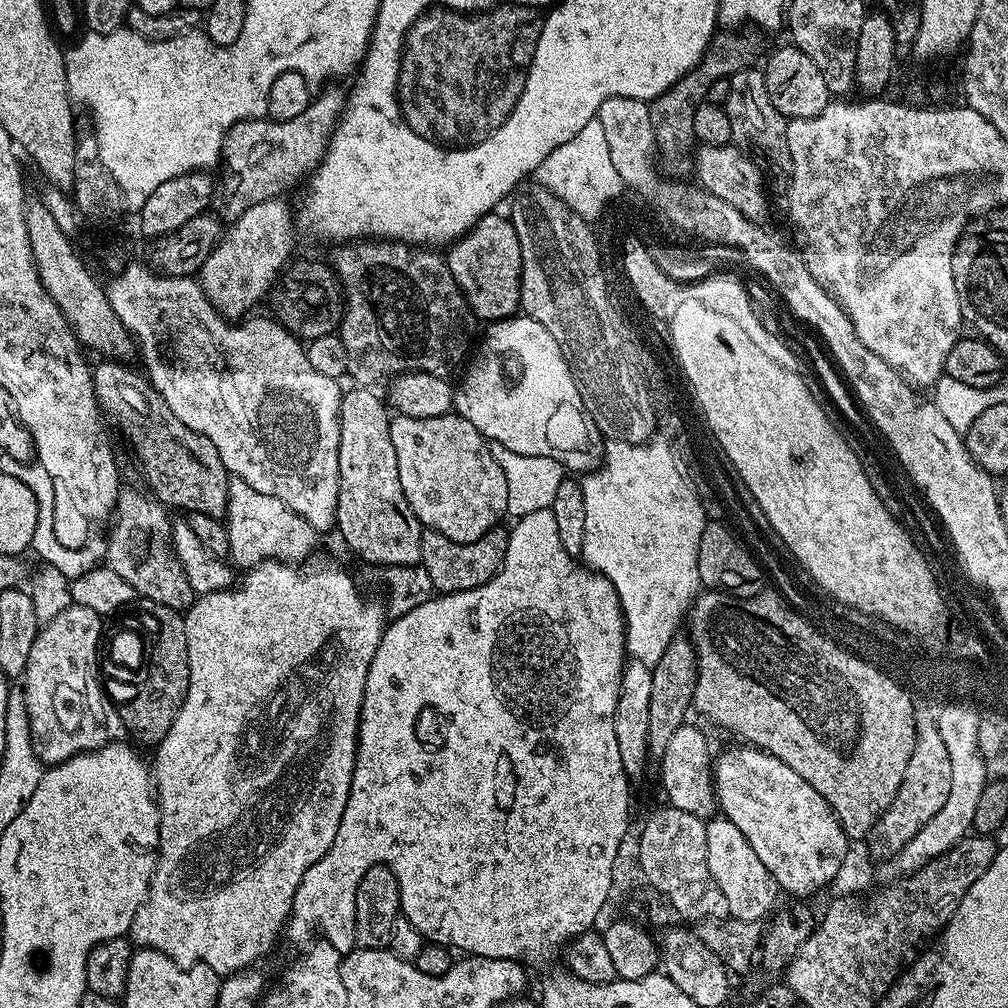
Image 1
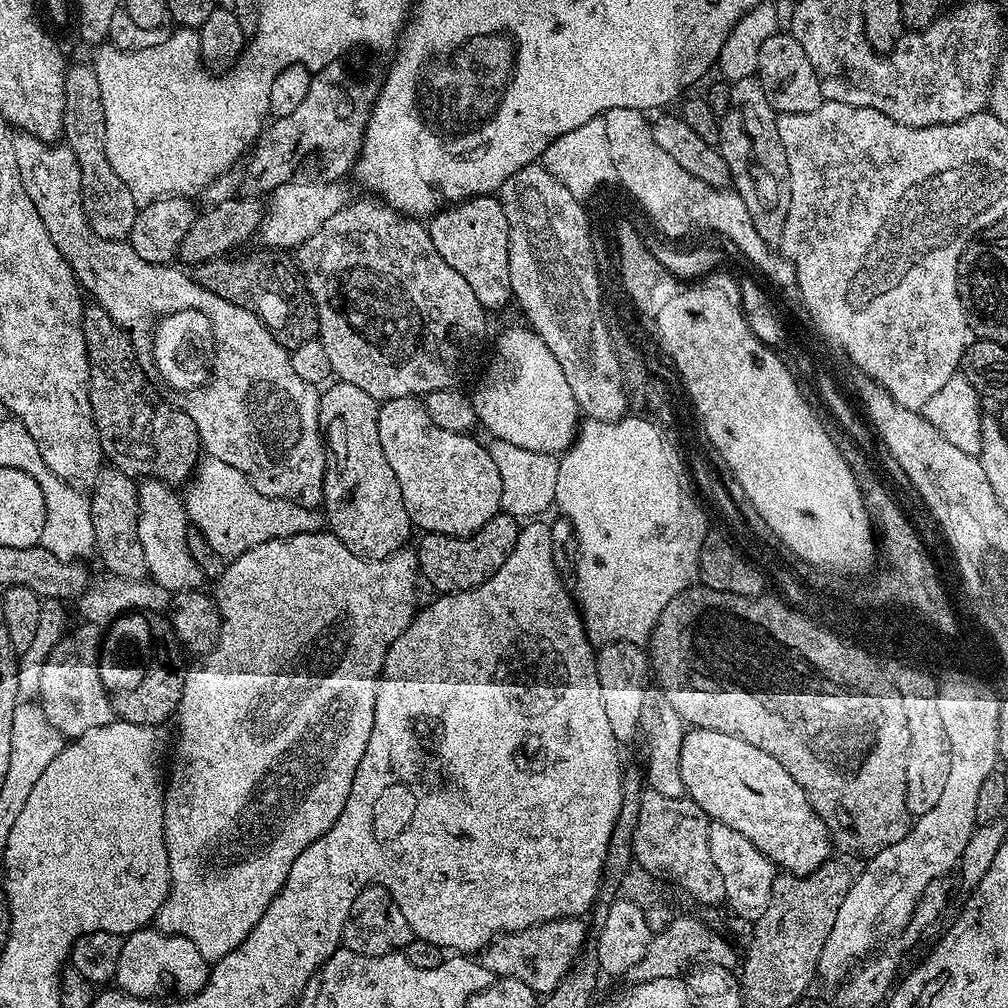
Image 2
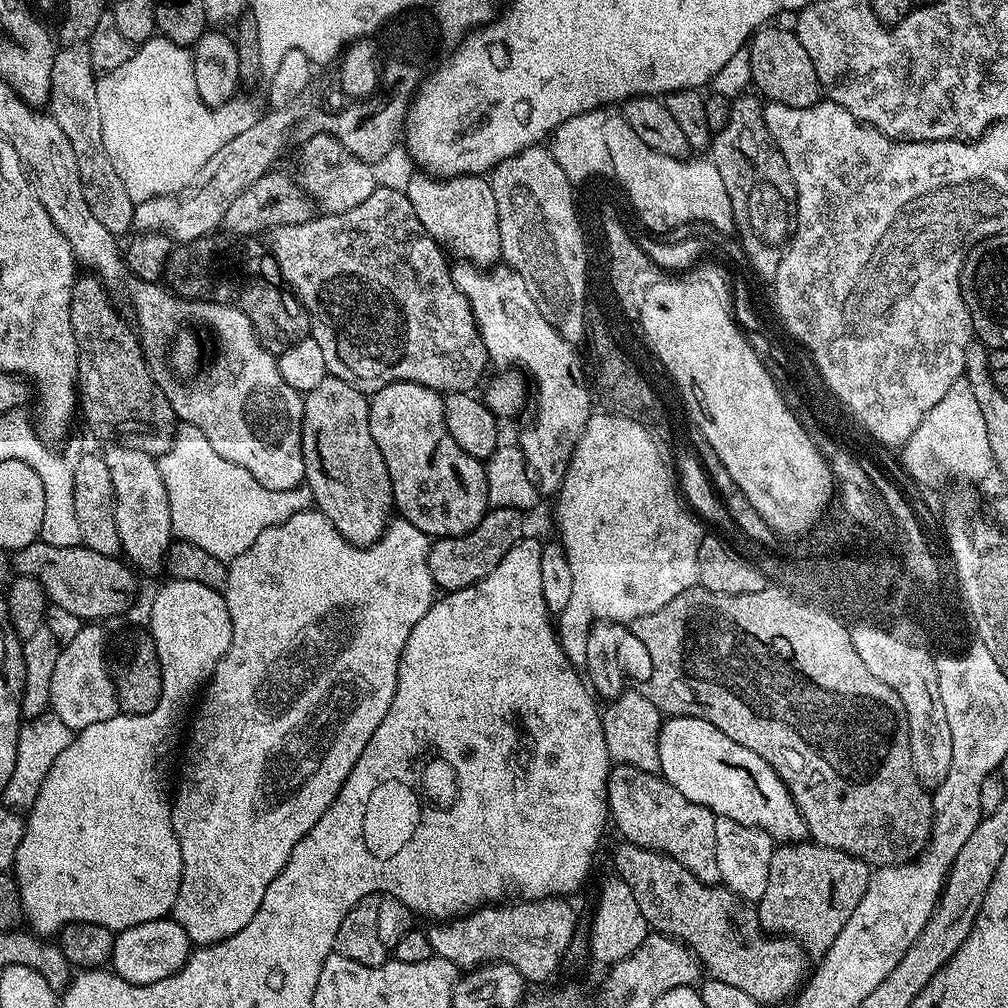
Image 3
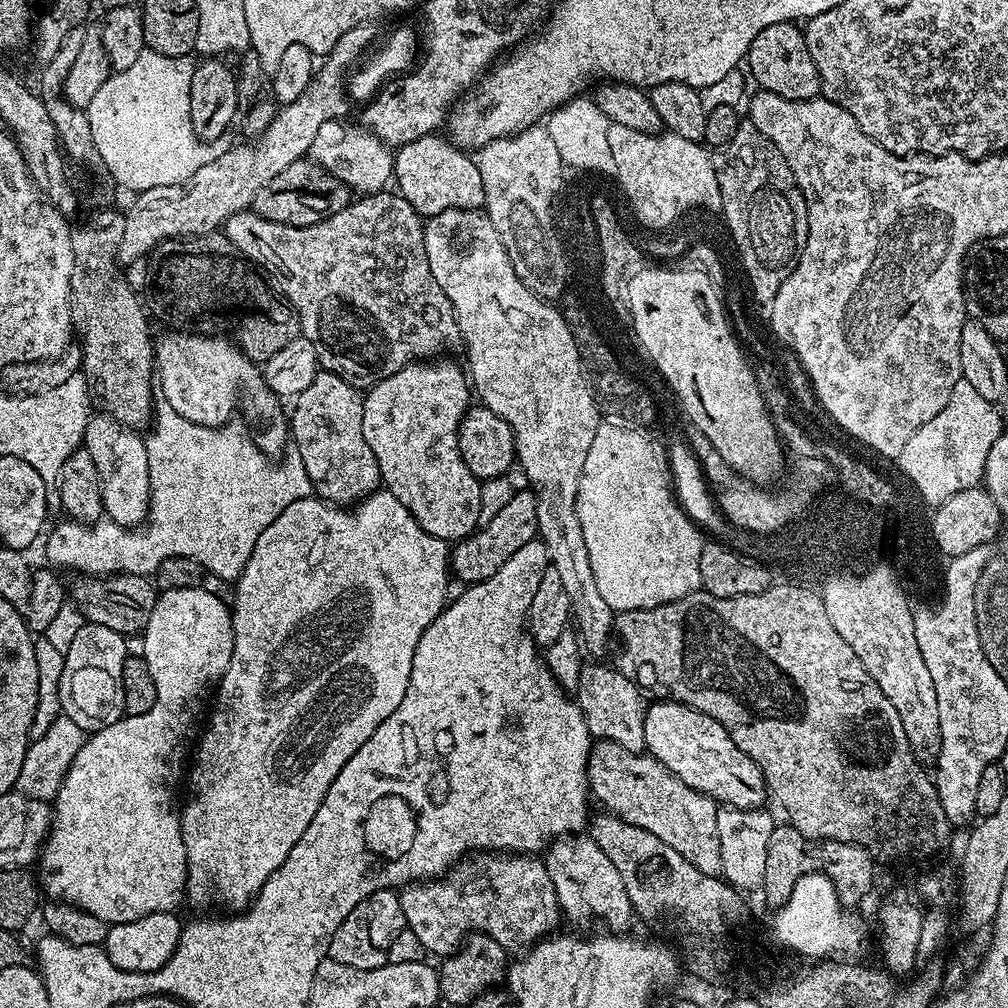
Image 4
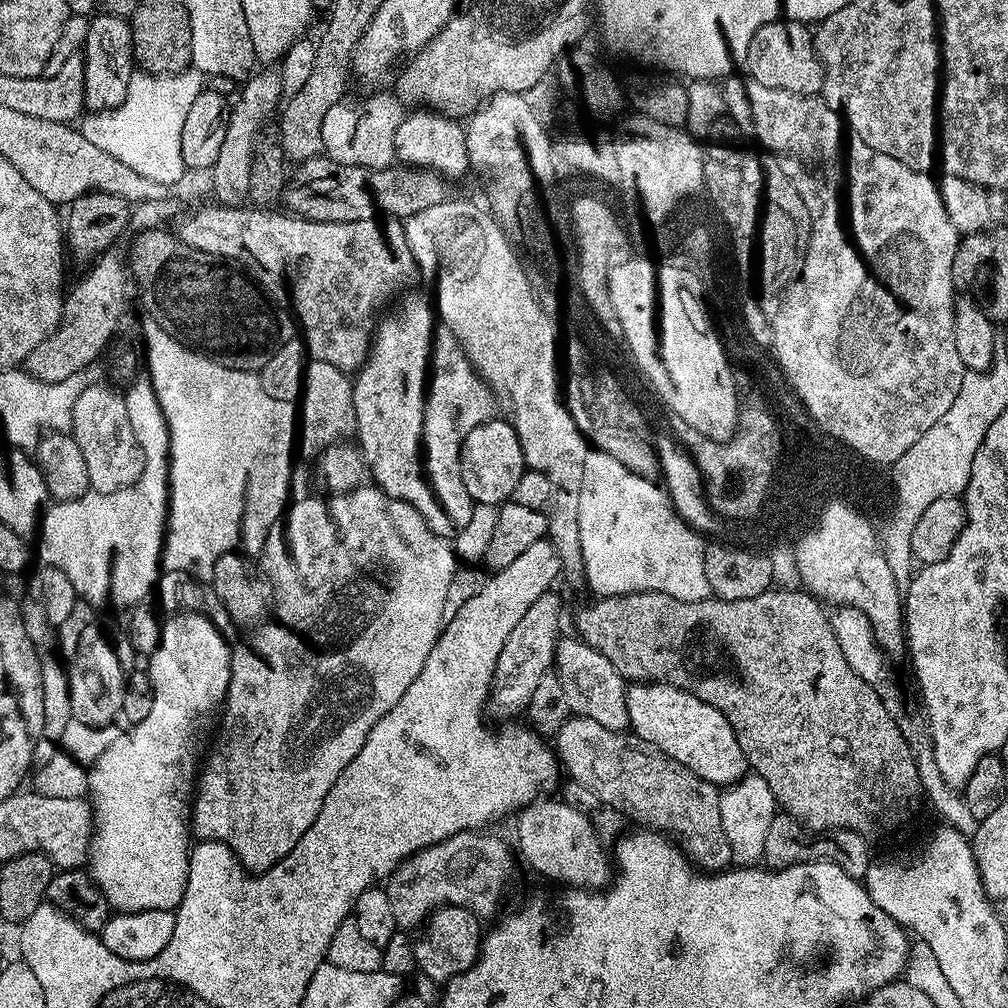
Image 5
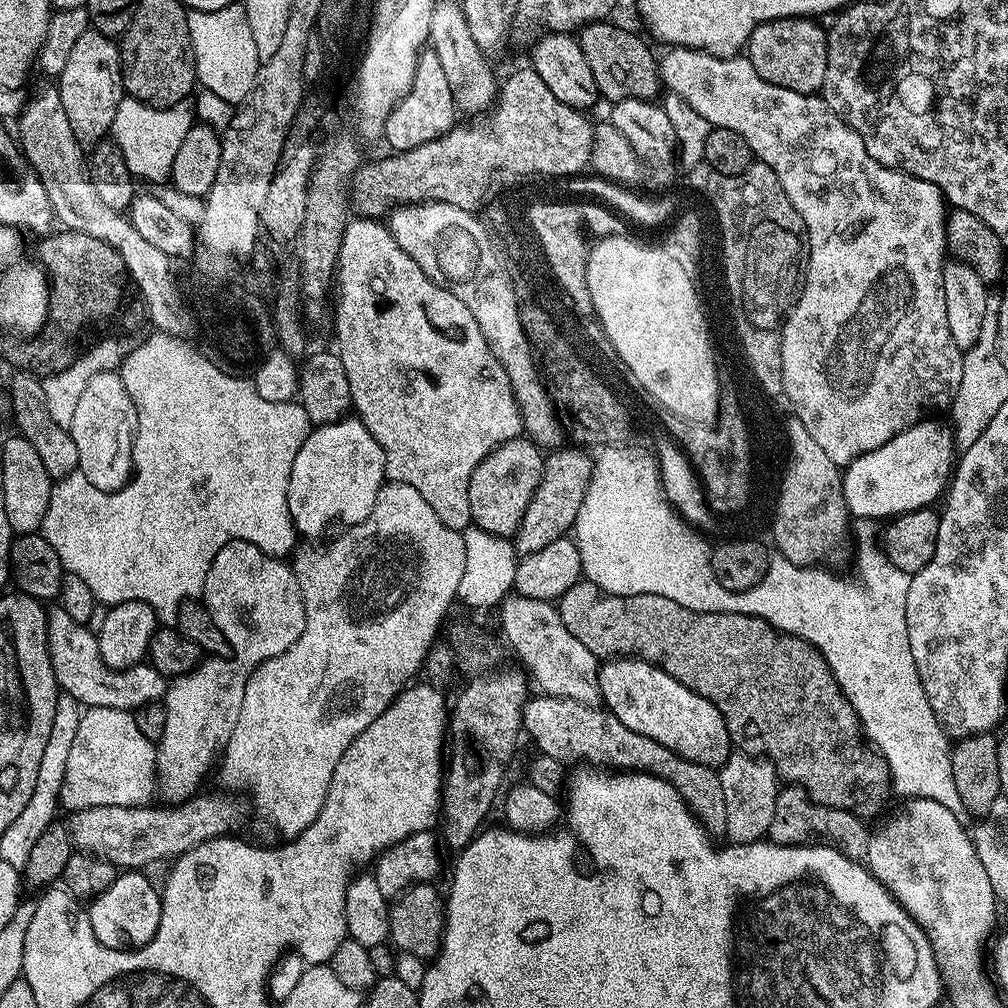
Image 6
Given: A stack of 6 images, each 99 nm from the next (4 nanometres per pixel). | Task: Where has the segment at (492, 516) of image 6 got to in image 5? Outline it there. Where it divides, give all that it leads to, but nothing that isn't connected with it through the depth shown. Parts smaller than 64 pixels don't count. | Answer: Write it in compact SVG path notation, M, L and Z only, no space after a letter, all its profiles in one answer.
M493 418L470 430L460 448L460 465L466 494L473 502L499 506L510 499L526 470L524 450L514 426L507 419Z

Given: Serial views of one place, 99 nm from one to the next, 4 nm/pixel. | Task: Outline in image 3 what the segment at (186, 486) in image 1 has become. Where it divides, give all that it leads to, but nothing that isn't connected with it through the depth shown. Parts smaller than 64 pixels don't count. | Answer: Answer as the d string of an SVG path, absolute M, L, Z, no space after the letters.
M91 274L77 275L70 298L70 326L74 326L74 342L78 346L78 392L82 397L82 416L88 422L88 428L100 440L125 444L127 448L142 450L154 457L165 456L176 436L178 421L166 394L154 382L150 366L144 357L140 337L133 325L120 317L118 309L108 297L105 281Z

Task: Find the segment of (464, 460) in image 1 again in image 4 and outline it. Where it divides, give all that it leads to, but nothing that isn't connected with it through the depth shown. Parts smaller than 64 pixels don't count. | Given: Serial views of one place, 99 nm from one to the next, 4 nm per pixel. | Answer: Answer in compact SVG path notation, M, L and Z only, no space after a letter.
M452 358L408 364L390 374L390 378L371 385L364 396L362 434L370 450L374 450L374 458L378 458L378 470L386 491L394 494L394 498L398 498L398 502L414 514L422 530L434 534L434 538L439 540L455 542L471 536L480 524L481 481L466 470L466 462L462 462L458 446L460 423L470 407L470 380L461 365L459 368L448 359Z

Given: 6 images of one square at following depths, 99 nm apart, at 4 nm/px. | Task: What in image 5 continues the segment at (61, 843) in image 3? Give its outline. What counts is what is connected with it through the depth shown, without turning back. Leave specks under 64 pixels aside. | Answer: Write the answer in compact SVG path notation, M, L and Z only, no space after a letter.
M182 612L179 614L172 614L169 615L163 621L162 627L160 629L160 645L152 651L152 655L147 657L146 660L146 671L148 674L148 677L150 678L150 682L154 686L154 707L150 710L150 715L147 718L144 718L142 722L138 722L137 724L131 725L127 730L128 733L124 732L123 734L120 734L115 742L113 742L112 745L109 746L107 750L101 755L99 758L97 758L96 763L91 766L90 773L88 775L88 792L90 793L90 803L94 809L94 831L92 834L92 847L90 849L91 855L89 855L86 864L89 869L96 868L100 864L100 868L104 872L95 872L93 871L91 873L92 881L100 887L102 890L102 894L106 899L108 899L109 905L113 909L116 910L123 910L126 912L145 912L146 910L175 910L175 908L180 905L180 902L182 900L182 894L186 890L186 878L188 877L188 854L190 851L190 839L188 840L188 836L190 837L190 805L193 803L194 800L194 790L193 790L193 783L197 781L198 778L198 769L201 767L202 764L202 752L200 756L200 752L196 748L200 748L204 744L204 739L211 737L213 733L217 731L218 728L218 717L221 715L222 709L224 707L225 700L228 699L228 687L230 686L230 678L228 677L230 673L232 672L231 664L232 664L232 654L233 649L231 647L228 648L228 644L226 641L224 641L224 635L225 633L221 631L221 629L217 628L215 624L212 623L211 620L208 619L206 616L200 615L199 612Z

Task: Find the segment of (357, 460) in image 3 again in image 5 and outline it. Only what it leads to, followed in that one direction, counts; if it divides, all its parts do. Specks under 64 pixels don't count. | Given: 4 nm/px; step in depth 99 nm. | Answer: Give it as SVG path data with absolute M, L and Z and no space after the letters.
M309 359L304 369L304 386L300 390L298 401L298 448L302 453L315 457L324 451L329 444L343 441L353 435L356 427L356 415L354 414L354 394L352 393L352 380L349 373L344 372L338 366L330 366L330 362Z

